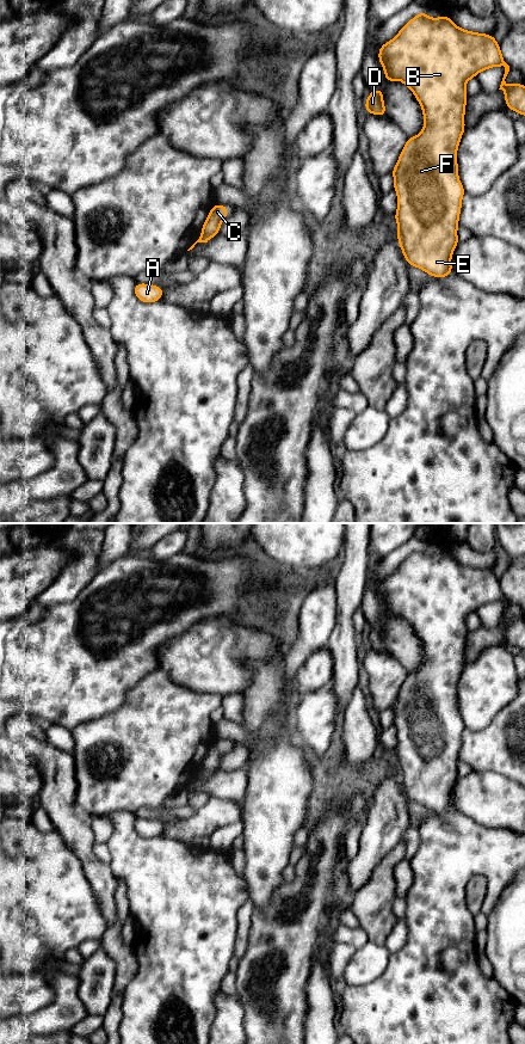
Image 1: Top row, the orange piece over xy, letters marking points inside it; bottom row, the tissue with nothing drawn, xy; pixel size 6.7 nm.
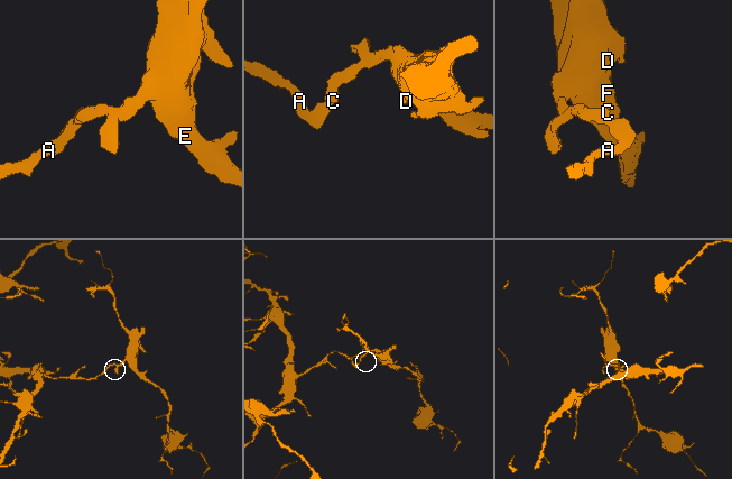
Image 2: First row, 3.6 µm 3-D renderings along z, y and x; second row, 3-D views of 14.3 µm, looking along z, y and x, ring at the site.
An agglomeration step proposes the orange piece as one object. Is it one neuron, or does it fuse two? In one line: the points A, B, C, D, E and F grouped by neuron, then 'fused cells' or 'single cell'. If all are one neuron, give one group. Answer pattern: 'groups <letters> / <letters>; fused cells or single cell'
groups A / B C D E F; fused cells

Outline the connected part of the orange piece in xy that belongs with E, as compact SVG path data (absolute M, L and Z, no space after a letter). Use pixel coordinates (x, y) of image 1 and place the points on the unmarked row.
M424 545L412 553L399 569L389 577L381 581L378 595L385 608L385 616L402 616L414 630L421 640L425 662L415 671L408 675L399 692L396 701L391 706L394 711L394 725L397 729L397 747L394 753L397 757L397 778L408 800L416 802L432 812L443 813L451 809L451 792L459 778L457 763L462 744L462 732L465 725L458 713L457 684L465 665L464 650L468 628L465 619L480 607L496 601L505 602L505 609L499 625L505 626L507 644L525 651L525 619L507 620L505 614L509 601L504 596L498 578L493 570L471 567L459 564L449 551L430 553Z

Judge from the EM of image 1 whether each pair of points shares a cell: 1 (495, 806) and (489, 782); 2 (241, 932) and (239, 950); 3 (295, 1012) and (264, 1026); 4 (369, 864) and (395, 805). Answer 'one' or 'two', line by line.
1: one
2: one
3: one
4: one

